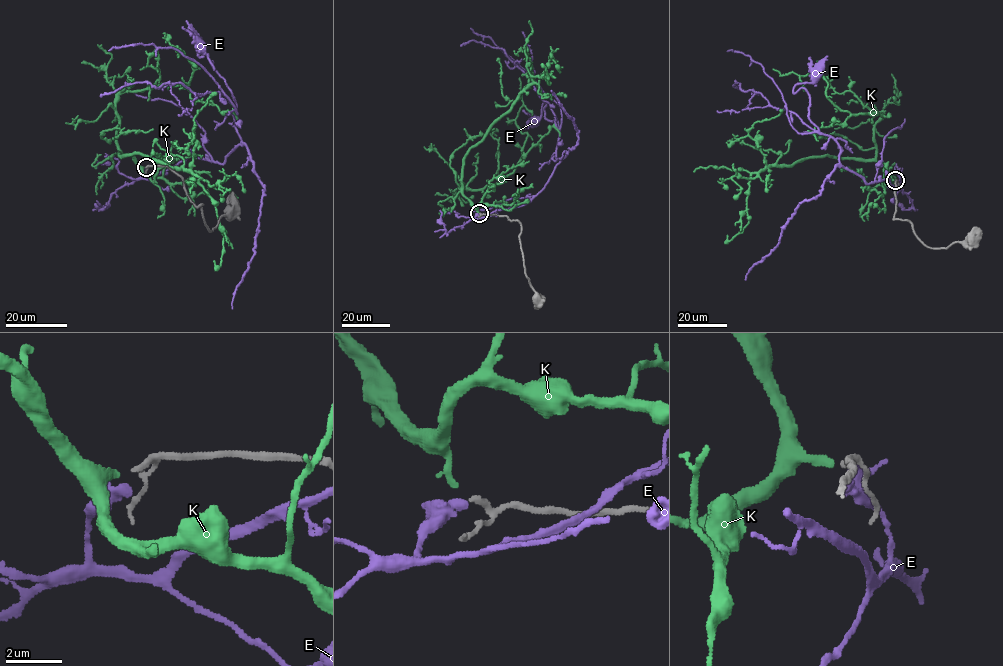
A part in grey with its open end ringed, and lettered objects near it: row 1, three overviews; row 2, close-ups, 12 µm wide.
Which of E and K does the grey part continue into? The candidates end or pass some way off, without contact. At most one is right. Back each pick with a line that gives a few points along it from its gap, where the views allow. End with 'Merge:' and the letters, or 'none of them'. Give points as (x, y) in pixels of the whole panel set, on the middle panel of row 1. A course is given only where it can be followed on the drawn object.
K: Its course: (478, 212), (462, 192), (464, 157), (532, 77), (544, 77), (548, 84), (541, 65)
Merge: K

